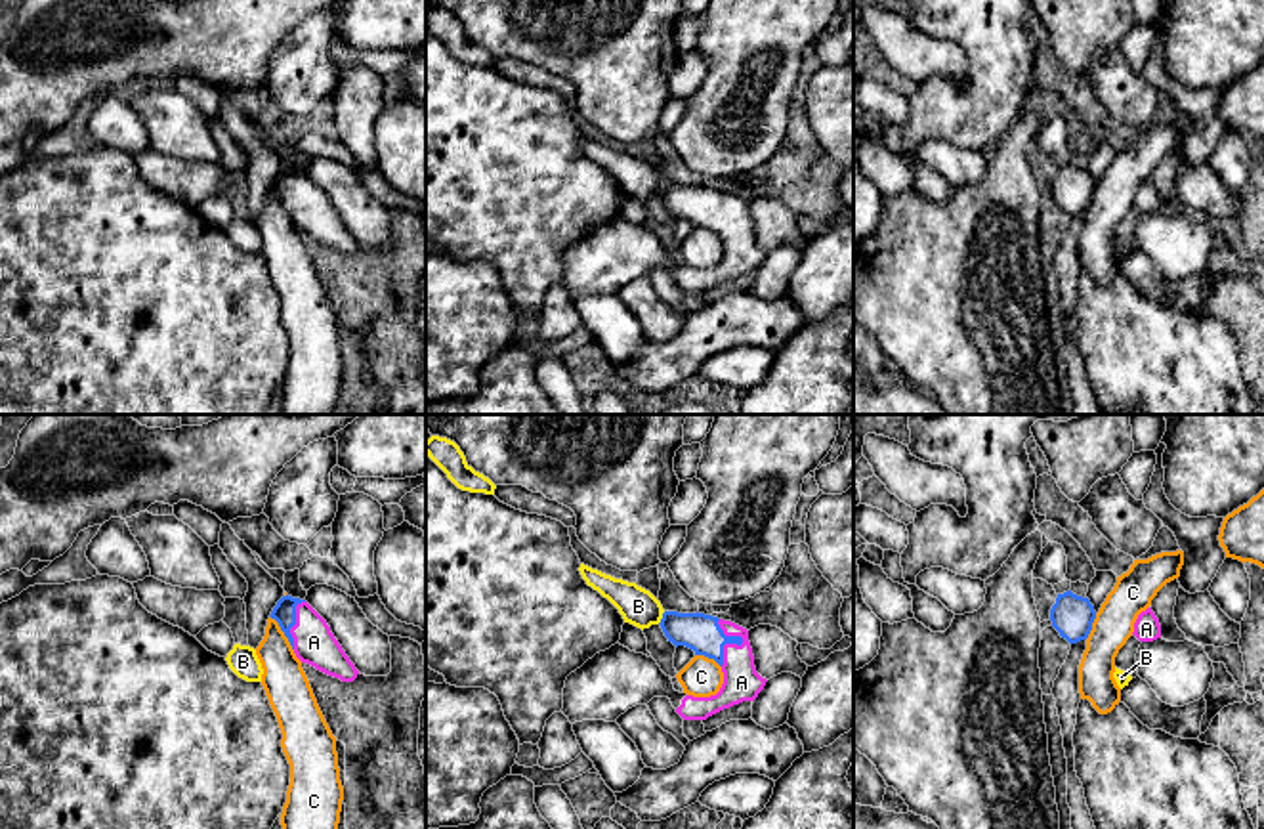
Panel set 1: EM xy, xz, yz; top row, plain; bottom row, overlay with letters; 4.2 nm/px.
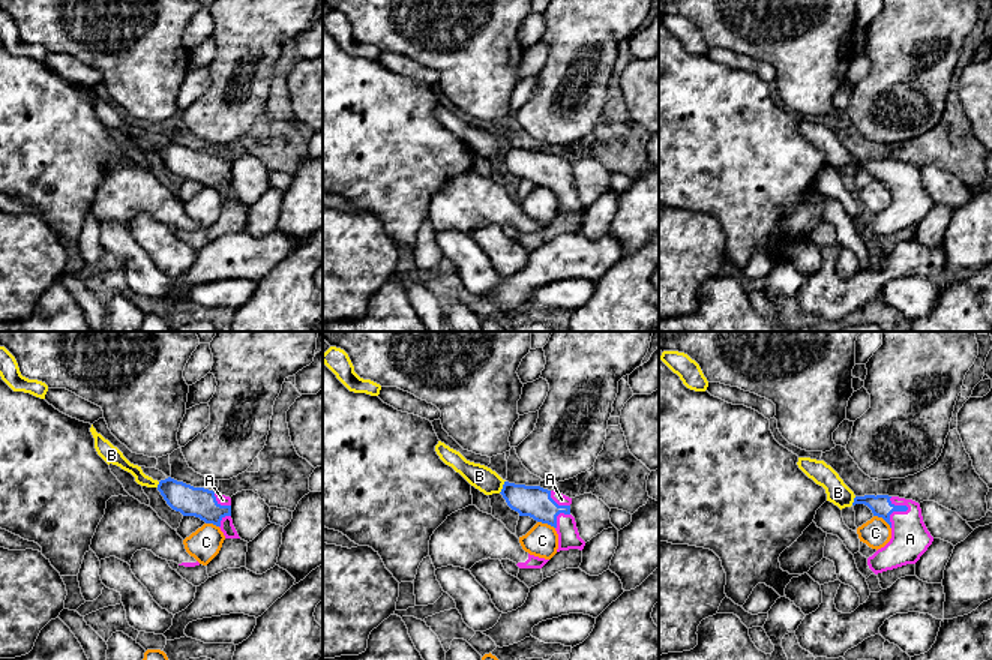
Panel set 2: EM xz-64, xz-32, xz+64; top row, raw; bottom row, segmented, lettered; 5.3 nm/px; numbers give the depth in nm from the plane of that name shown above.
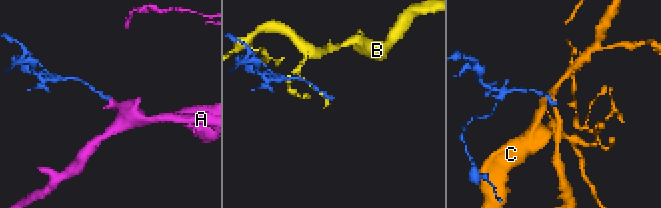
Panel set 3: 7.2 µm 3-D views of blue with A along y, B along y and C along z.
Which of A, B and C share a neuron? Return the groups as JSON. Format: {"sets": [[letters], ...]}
{"sets": [["A"], ["B"], ["C"]]}

